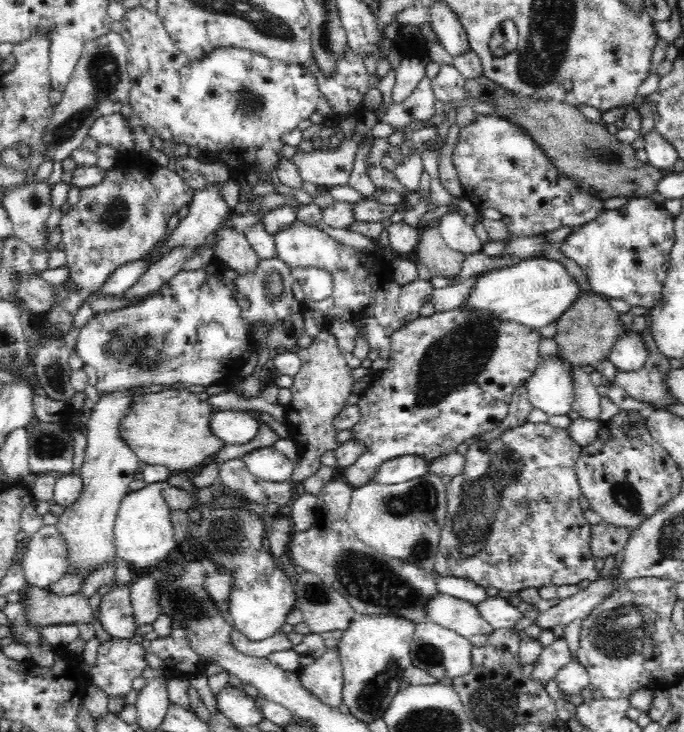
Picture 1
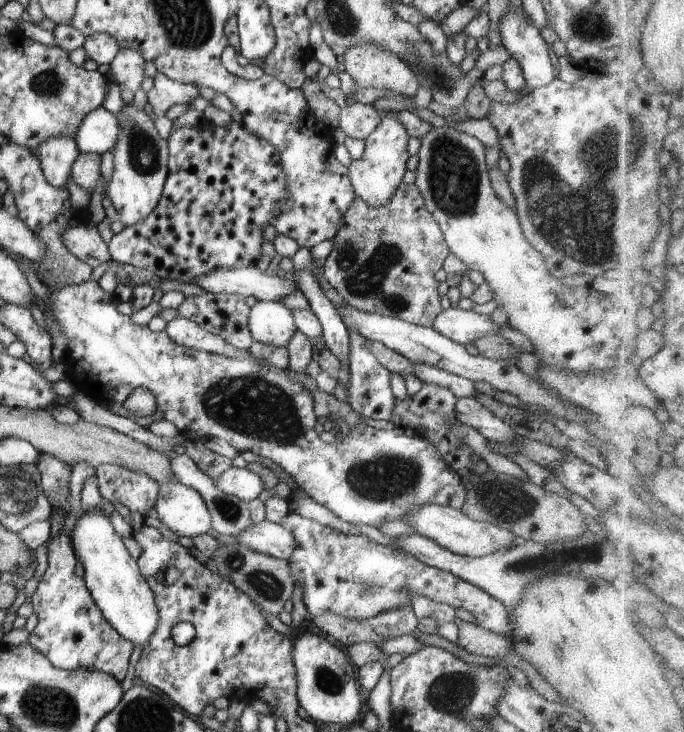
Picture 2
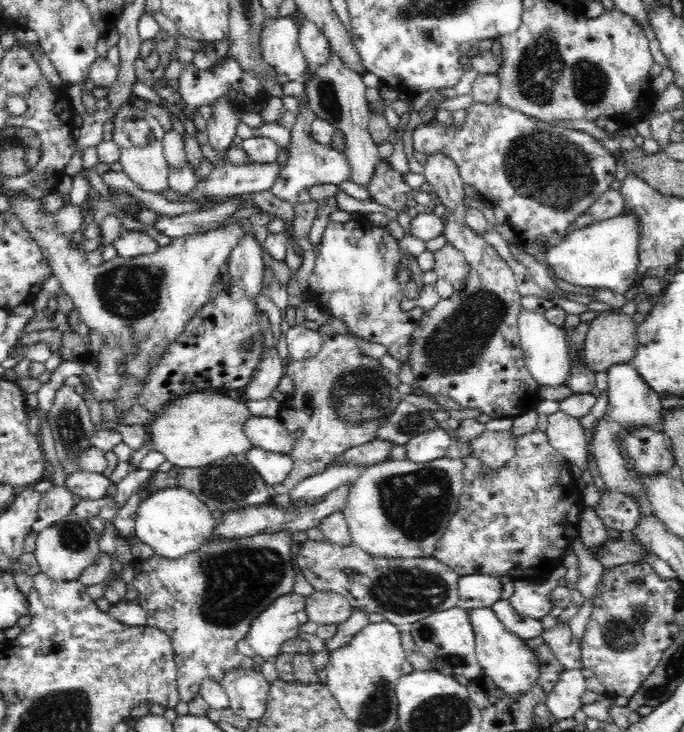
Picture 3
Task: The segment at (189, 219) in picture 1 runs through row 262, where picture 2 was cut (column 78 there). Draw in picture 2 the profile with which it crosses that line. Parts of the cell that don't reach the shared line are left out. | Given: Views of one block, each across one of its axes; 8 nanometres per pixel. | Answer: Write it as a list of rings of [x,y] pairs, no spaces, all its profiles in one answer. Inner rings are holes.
[[[58,135],[46,137],[35,150],[45,179],[56,188],[66,187],[72,164],[79,157],[74,137]]]

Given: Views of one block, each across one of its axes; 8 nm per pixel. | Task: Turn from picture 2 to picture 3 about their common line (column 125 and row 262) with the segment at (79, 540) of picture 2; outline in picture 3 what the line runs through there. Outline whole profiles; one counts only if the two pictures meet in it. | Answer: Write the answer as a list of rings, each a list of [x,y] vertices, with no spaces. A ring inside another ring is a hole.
[[[626,211],[616,218],[592,223],[580,230],[569,232],[554,246],[545,250],[547,266],[553,274],[562,278],[564,282],[580,288],[610,288],[614,293],[624,293],[635,284],[637,266],[639,263],[640,219],[636,215],[628,215]]]

